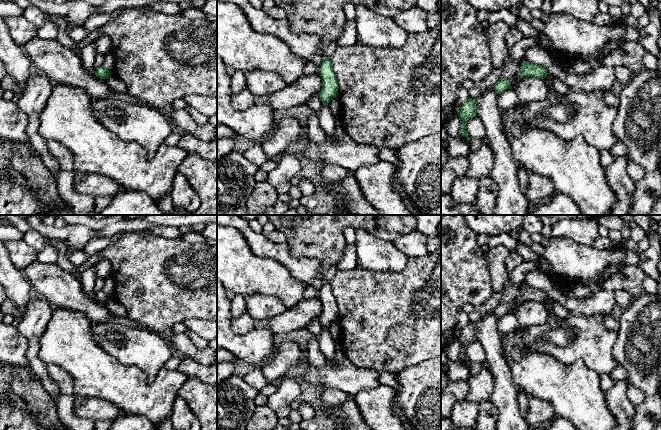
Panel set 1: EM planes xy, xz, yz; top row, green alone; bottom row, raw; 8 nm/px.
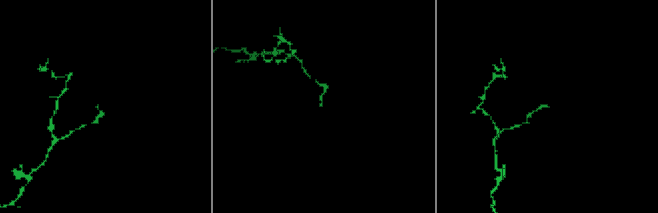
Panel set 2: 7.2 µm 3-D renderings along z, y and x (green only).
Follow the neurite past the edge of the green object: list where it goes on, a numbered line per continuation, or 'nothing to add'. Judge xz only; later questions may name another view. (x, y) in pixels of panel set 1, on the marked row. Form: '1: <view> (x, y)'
1: xz (326, 118)

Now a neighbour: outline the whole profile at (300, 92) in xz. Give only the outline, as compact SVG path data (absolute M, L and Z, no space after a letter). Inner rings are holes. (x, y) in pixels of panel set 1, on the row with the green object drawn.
M319 74L302 76L296 82L285 88L269 94L269 105L275 109L290 109L306 104L311 98L318 95L322 88L322 79Z

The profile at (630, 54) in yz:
M625 41L623 45L601 59L600 66L615 68L624 66L636 74L643 70L643 56L646 50L642 43L637 41Z

